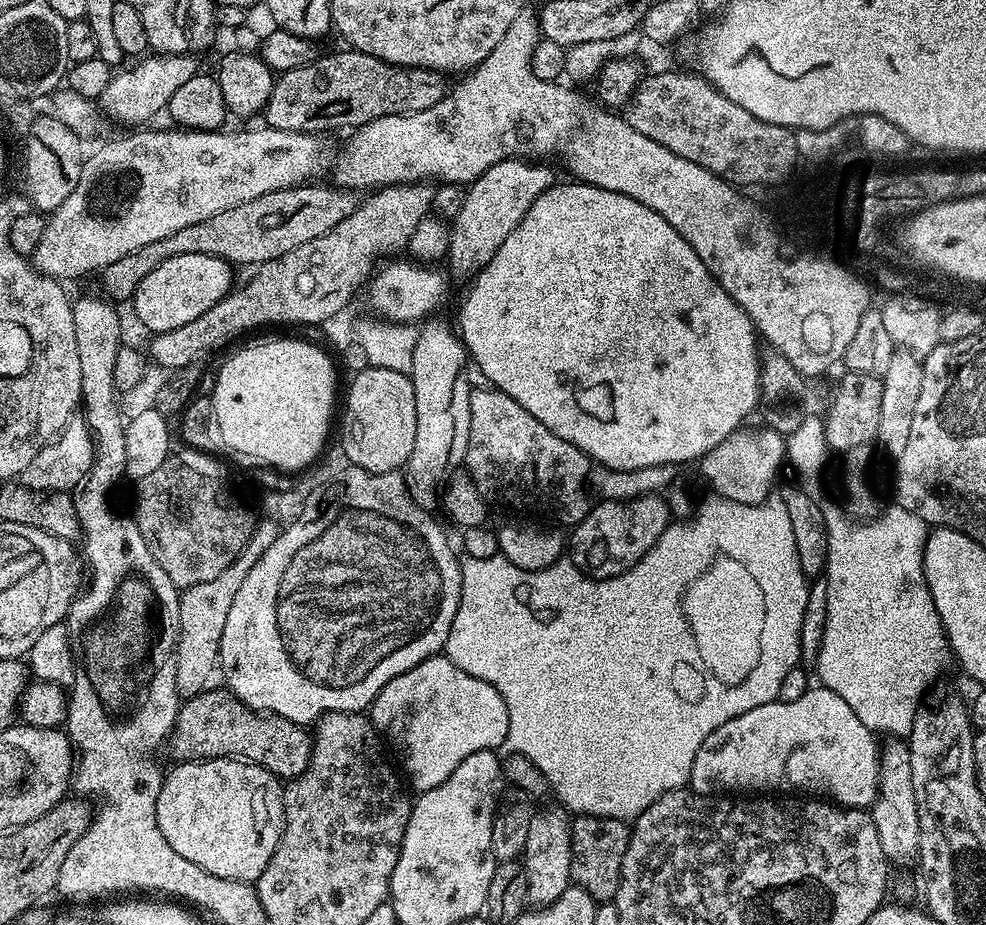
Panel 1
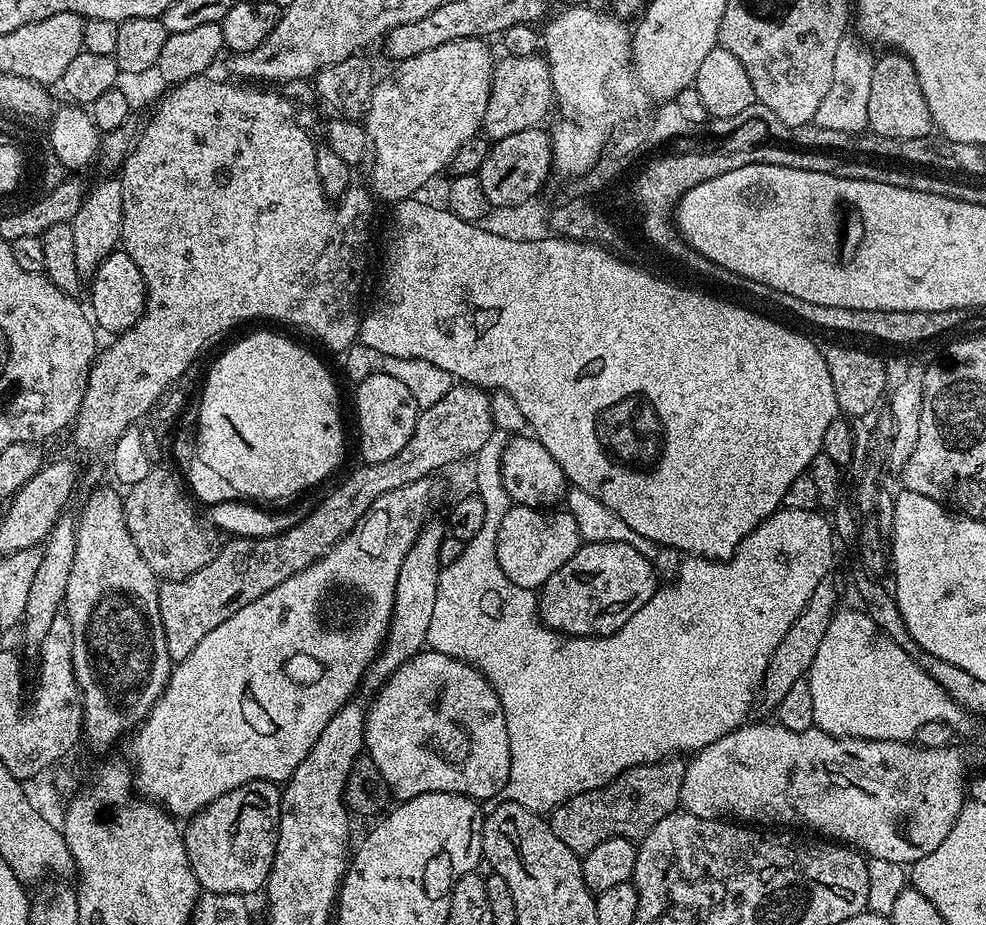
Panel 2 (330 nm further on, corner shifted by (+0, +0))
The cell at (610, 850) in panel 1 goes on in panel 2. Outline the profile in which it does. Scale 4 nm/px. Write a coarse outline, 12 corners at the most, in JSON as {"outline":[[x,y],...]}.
{"outline":[[685,761],[636,764],[550,813],[583,857],[680,808]]}

